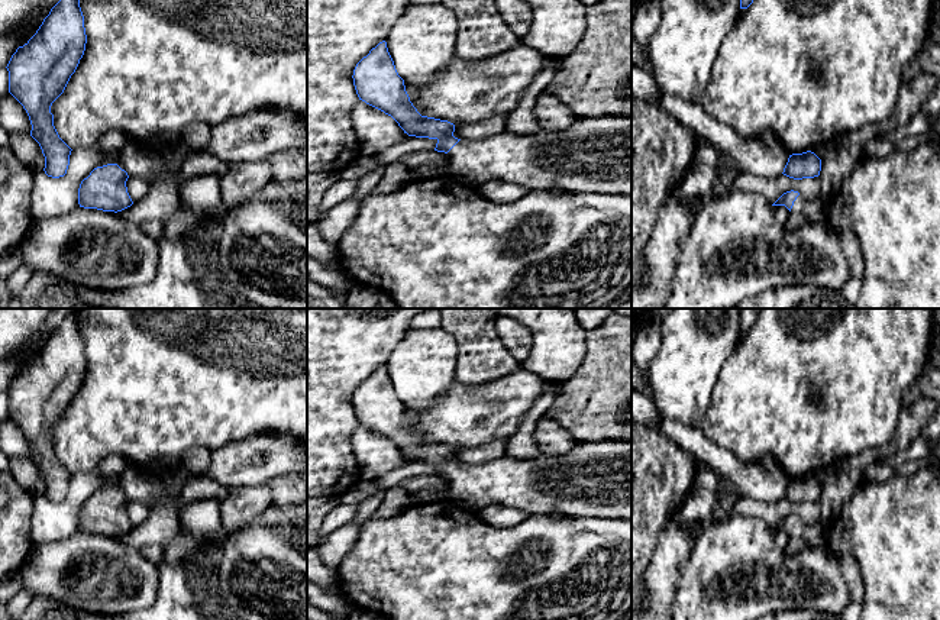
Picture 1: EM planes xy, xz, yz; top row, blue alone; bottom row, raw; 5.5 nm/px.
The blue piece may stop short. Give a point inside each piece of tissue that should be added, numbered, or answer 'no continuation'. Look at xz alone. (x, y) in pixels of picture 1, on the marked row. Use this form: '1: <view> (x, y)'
1: xz (594, 155)

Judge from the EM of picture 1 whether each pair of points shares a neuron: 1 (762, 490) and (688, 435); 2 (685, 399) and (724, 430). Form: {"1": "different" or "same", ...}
{"1": "same", "2": "different"}

